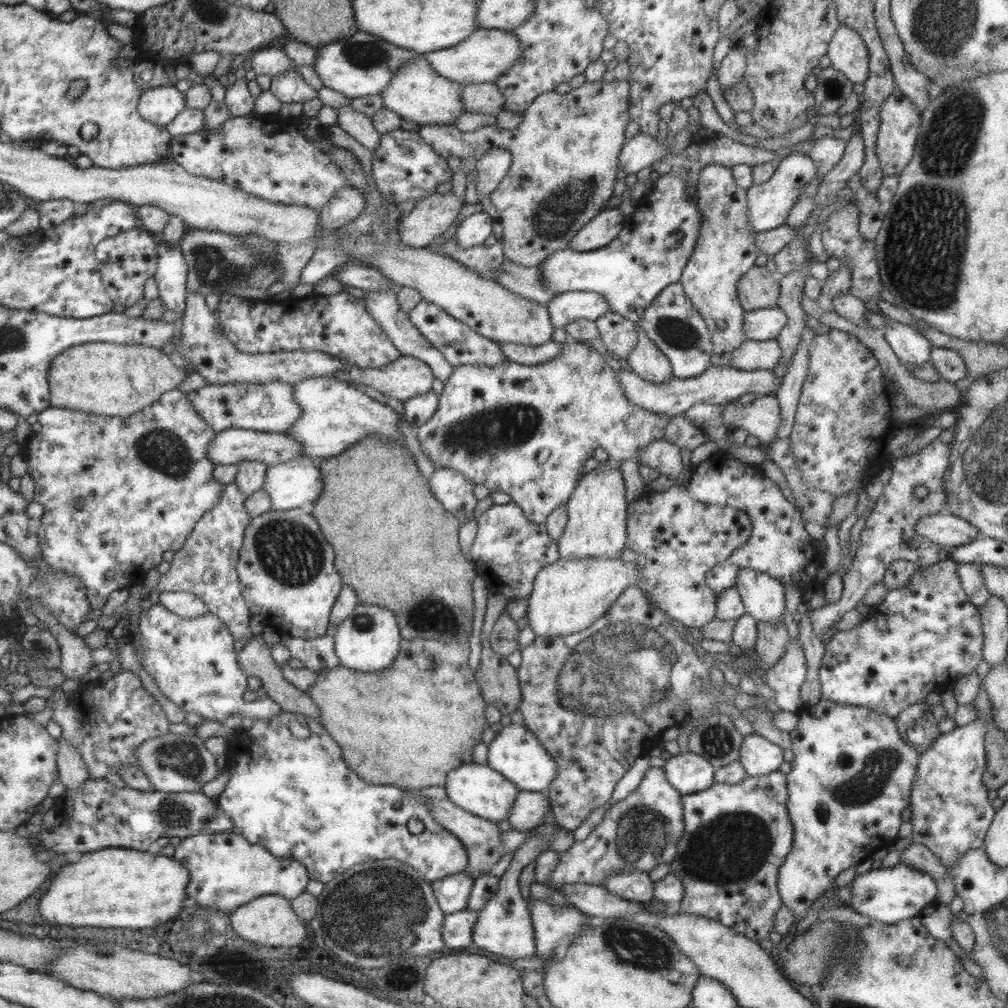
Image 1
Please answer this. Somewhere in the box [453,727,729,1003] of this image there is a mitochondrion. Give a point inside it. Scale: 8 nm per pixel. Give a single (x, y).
(642, 834)

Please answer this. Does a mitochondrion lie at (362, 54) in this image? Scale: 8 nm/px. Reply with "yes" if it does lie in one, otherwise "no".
yes

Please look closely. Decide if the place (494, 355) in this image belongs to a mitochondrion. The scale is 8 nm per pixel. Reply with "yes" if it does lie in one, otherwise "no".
no

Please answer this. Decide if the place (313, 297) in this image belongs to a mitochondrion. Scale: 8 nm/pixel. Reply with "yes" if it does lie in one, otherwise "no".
no

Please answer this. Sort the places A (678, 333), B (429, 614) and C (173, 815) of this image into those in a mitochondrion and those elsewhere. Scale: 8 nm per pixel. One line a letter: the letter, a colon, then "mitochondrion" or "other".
A: mitochondrion
B: mitochondrion
C: mitochondrion

